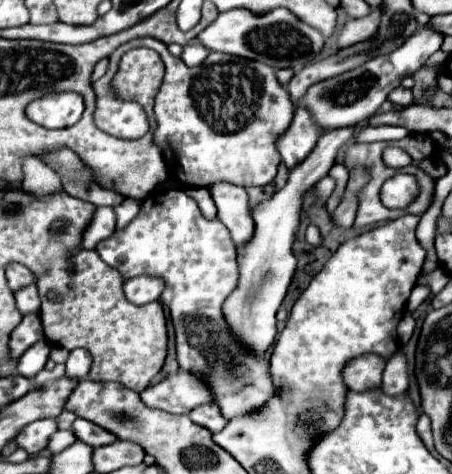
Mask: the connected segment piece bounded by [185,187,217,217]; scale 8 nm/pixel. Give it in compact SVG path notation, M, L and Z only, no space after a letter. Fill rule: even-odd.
M189 187L189 189L185 189L185 193L197 201L197 205L199 205L199 209L205 217L215 217L217 215L213 197L211 197L207 187Z

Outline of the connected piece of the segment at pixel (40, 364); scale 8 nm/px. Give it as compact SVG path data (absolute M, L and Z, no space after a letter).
M37 341L33 347L29 347L21 357L19 357L19 363L17 363L17 373L27 377L27 379L33 379L47 363L49 359L49 351L51 351L51 343L49 341Z

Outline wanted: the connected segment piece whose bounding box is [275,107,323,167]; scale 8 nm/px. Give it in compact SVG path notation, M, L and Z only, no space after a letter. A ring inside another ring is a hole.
M297 107L291 125L277 137L277 153L287 167L293 167L313 151L313 143L323 135L323 129L313 121L307 107Z

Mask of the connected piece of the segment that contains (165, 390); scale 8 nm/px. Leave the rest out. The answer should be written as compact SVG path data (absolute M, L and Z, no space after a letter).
M177 371L163 379L161 383L147 387L141 393L141 399L151 409L161 409L169 413L189 413L193 407L201 403L209 403L209 389L197 379L197 375L189 375L187 371Z

